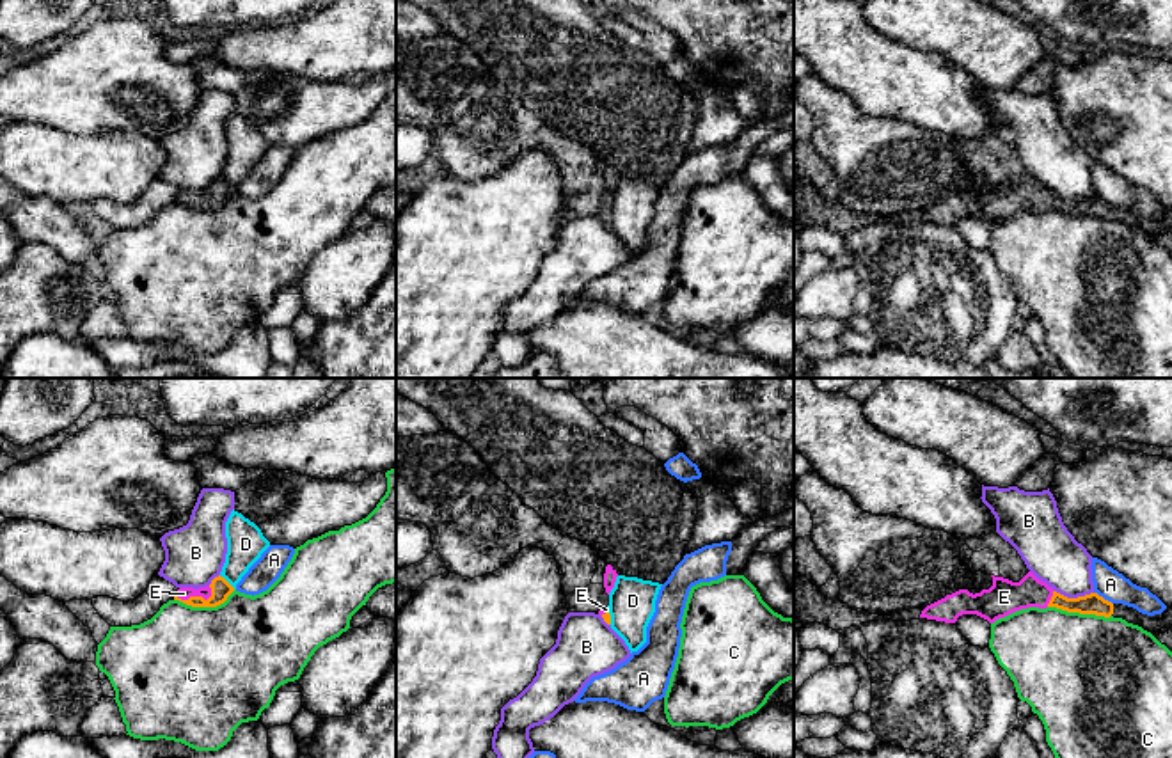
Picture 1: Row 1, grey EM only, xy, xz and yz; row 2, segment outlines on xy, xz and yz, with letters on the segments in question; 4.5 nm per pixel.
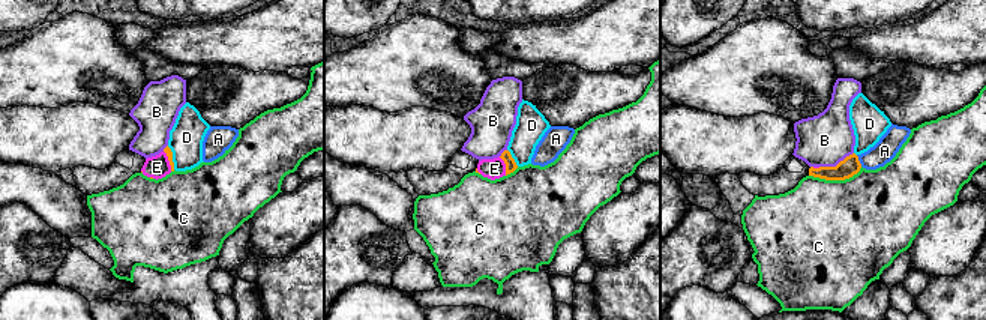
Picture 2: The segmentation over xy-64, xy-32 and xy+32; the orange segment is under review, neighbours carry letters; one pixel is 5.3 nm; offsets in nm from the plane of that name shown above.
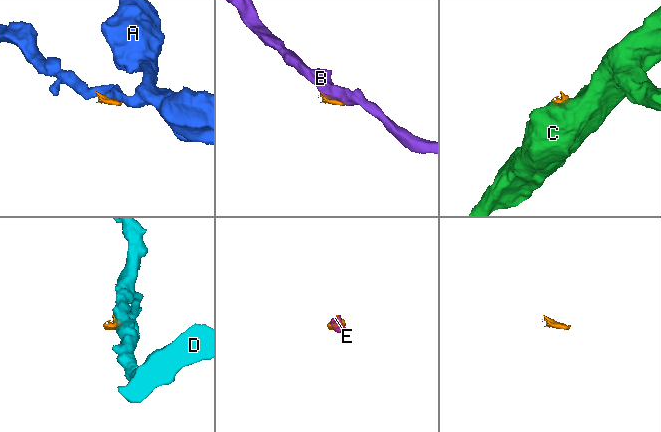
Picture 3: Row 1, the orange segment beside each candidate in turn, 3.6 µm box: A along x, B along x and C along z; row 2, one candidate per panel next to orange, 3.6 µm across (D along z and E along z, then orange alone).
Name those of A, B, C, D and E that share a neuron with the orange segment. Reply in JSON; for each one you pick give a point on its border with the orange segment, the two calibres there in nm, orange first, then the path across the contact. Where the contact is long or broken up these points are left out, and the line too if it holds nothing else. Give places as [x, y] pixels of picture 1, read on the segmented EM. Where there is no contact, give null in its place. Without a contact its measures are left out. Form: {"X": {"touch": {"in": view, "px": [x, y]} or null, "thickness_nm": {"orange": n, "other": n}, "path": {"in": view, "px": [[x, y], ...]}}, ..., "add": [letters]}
{"E": {"touch": {"in": "xy", "px": [196, 597]}, "thickness_nm": {"orange": 90, "other": 60}, "path": {"in": "xy", "px": [[221, 588], [206, 599], [196, 597], [183, 593]]}}, "add": ["E"]}

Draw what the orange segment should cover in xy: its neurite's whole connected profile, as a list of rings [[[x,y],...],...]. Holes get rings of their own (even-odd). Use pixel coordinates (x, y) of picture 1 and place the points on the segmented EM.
[[[218,575],[206,588],[179,588],[174,600],[192,607],[217,607],[224,604],[233,591],[234,588]]]

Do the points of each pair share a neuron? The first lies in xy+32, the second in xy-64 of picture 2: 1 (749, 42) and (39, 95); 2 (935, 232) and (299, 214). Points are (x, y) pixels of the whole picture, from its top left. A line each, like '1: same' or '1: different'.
1: same
2: same

